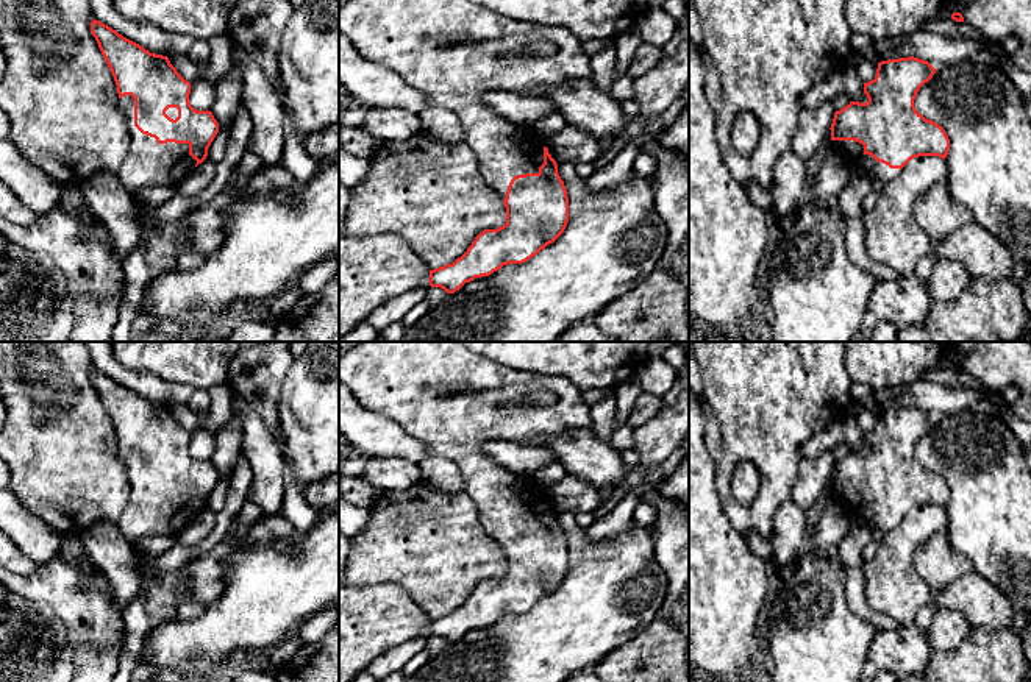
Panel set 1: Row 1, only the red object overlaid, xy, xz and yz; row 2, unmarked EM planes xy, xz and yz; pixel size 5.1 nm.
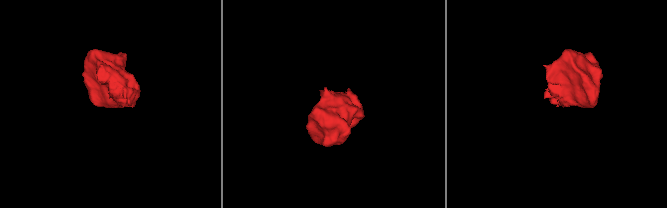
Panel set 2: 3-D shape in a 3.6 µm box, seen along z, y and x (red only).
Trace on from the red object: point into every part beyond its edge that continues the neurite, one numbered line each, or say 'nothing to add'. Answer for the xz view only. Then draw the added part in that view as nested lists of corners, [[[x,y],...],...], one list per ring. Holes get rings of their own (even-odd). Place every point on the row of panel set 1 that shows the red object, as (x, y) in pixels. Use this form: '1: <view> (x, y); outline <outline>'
1: xz (445, 49); outline [[[347,0],[339,6],[339,33],[358,53],[376,64],[386,66],[405,83],[420,91],[430,105],[453,112],[464,133],[464,142],[473,150],[483,181],[506,198],[508,186],[517,175],[539,173],[544,164],[545,142],[528,126],[508,122],[491,109],[483,97],[494,91],[539,94],[540,91],[569,81],[592,81],[590,56],[581,42],[564,27],[514,20],[483,8],[470,0]],[[537,41],[551,41],[558,52],[548,58],[523,55],[522,50]]]

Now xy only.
1: xy (149, 164); outline [[[131,95],[119,98],[117,106],[131,134],[130,151],[117,176],[130,194],[145,187],[178,186],[194,172],[197,161],[189,155],[189,144],[158,144],[155,137],[142,134],[134,126]]]

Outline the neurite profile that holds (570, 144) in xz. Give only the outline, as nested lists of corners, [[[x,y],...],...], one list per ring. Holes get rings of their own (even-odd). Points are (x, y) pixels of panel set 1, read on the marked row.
[[[569,123],[561,131],[548,136],[545,147],[556,164],[594,162],[603,153],[600,139]]]

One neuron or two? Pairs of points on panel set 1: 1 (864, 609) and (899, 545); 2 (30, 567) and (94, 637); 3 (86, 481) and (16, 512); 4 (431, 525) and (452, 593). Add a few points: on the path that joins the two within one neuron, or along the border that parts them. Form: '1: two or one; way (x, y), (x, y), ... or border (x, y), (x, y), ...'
1: two; border (863, 567), (866, 601), (897, 623)
2: two; border (38, 565), (32, 573), (16, 575)
3: two; border (16, 497), (55, 531)
4: one; way (436, 542), (439, 576)

